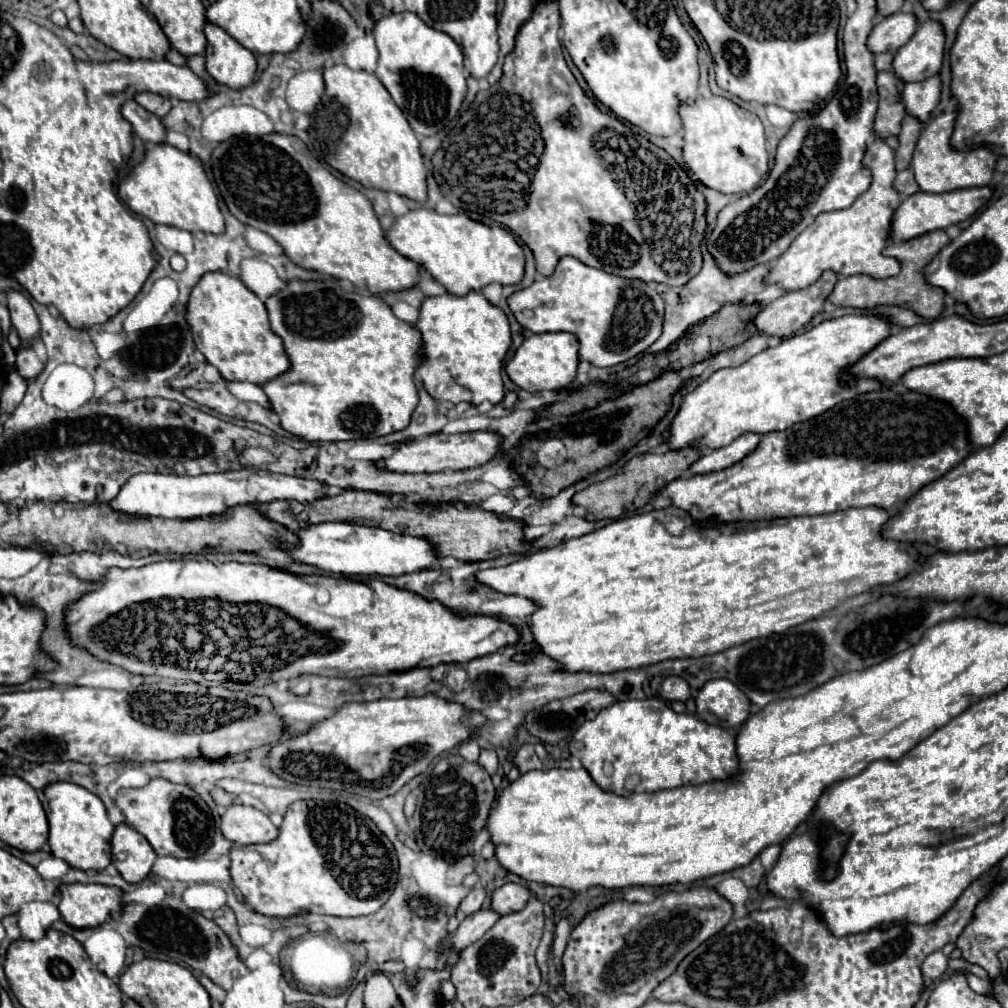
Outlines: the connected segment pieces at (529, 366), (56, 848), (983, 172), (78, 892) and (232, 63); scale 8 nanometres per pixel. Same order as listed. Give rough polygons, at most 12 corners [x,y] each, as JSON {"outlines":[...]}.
{"outlines":[[[573,333],[529,335],[505,371],[529,393],[577,377]],[[43,789],[51,853],[75,869],[111,863],[113,825],[95,793]],[[957,111],[921,131],[911,169],[925,193],[991,183],[995,153],[953,149]],[[67,883],[57,907],[71,927],[121,911],[117,887]],[[207,23],[205,69],[229,89],[255,81],[255,55]]]}

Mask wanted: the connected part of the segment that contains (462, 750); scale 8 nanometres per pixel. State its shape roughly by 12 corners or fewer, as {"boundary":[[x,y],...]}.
{"boundary":[[471,739],[459,747],[465,761],[479,759],[479,745]]}

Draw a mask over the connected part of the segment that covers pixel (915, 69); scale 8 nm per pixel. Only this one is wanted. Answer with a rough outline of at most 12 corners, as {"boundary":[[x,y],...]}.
{"boundary":[[921,23],[893,61],[905,81],[939,73],[945,31]]}

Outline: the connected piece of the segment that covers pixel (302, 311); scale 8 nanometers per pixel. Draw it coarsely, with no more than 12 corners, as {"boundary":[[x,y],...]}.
{"boundary":[[377,295],[265,301],[291,369],[263,385],[307,441],[409,427],[423,337]]}

